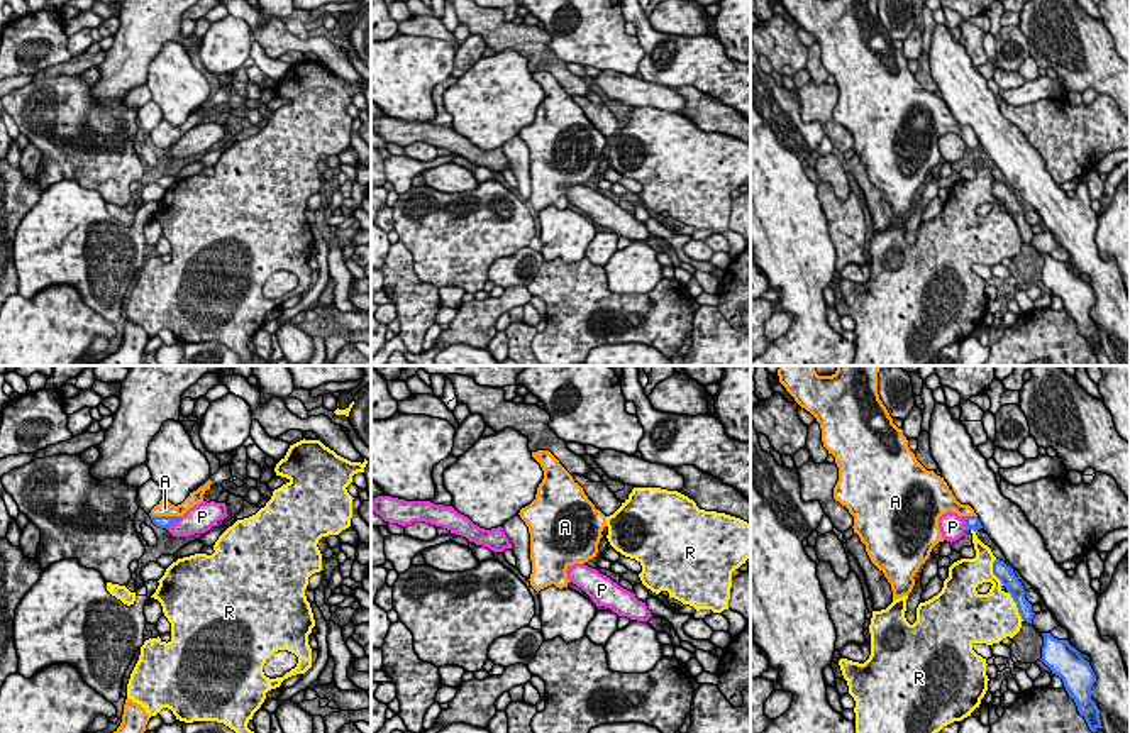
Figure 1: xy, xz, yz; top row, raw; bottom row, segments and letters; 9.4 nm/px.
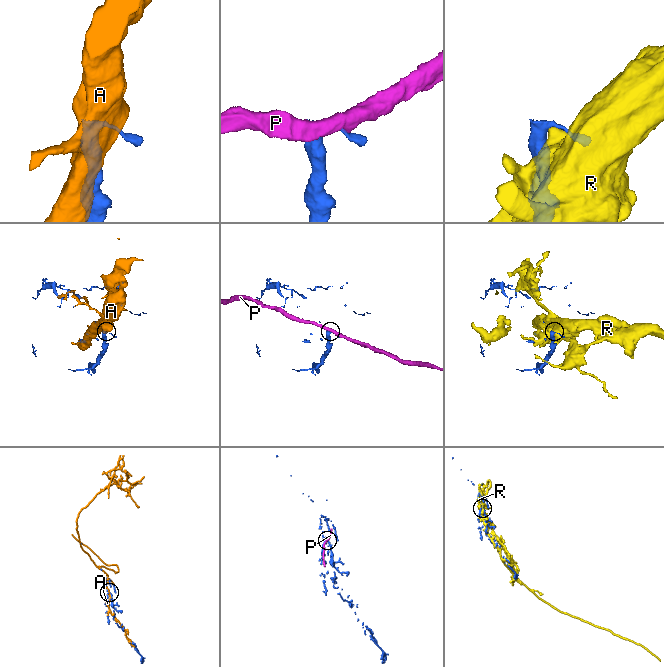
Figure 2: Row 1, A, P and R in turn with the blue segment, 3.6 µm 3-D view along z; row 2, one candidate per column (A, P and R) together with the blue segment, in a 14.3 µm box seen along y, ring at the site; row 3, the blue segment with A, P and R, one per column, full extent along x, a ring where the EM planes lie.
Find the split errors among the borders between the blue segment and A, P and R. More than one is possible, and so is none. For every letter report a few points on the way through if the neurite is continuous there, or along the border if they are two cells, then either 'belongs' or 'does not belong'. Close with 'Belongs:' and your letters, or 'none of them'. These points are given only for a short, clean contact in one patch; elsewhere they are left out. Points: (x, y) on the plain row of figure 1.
A: belongs
P: does not belong
R: does not belong
Belongs: A

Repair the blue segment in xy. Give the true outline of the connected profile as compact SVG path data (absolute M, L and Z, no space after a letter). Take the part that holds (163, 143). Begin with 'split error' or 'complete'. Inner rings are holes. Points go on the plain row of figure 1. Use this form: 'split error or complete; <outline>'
split error; M208 100L197 112L190 113L190 117L178 127L171 125L168 120L161 120L149 134L152 144L159 149L169 149L174 142L178 142L190 129L203 122L203 115L210 110L212 102Z

